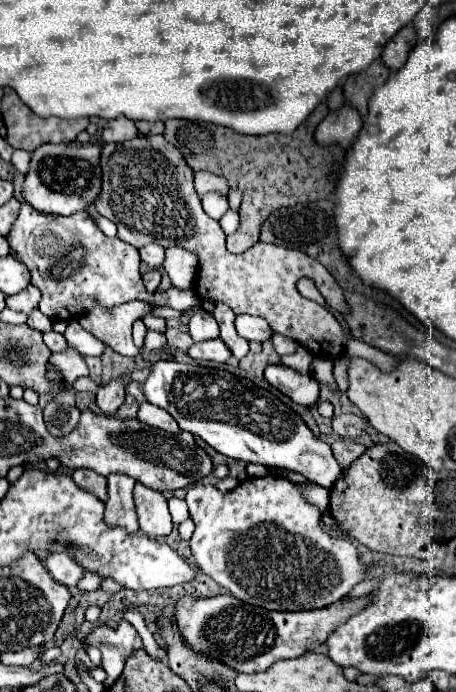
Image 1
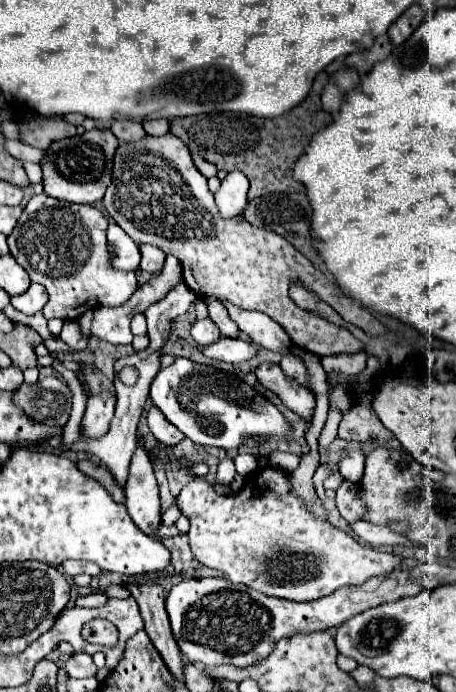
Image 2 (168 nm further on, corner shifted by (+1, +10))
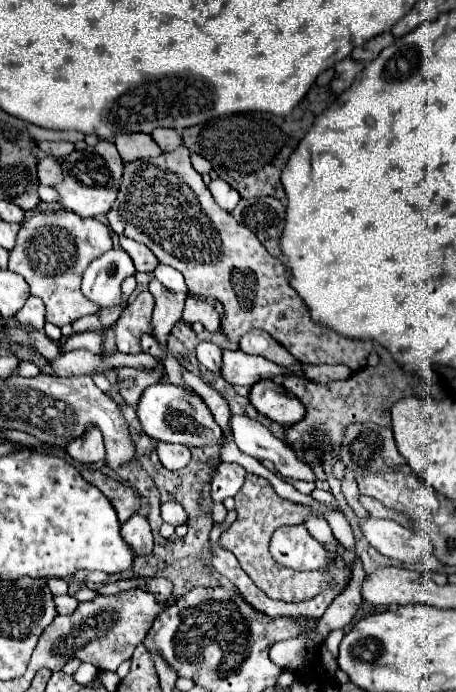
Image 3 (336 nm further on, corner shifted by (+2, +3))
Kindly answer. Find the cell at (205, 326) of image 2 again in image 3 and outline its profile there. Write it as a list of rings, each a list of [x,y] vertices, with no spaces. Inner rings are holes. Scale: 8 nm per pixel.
[[[210,341],[198,343],[198,347],[196,347],[196,357],[198,357],[198,361],[200,361],[206,369],[210,369],[210,371],[214,371],[214,373],[220,373],[222,349],[220,349],[218,345],[214,345],[214,343],[210,343]]]

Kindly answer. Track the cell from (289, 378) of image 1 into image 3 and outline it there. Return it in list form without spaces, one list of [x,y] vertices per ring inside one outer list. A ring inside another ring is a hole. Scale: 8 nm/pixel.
[[[262,379],[252,385],[250,403],[276,423],[294,425],[304,419],[304,405],[300,405],[300,399],[292,397],[292,393],[272,379]]]

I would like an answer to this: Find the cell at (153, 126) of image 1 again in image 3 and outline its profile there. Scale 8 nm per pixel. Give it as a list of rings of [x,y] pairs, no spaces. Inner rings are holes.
[[[154,129],[150,135],[162,151],[174,151],[182,145],[182,137],[174,129]]]

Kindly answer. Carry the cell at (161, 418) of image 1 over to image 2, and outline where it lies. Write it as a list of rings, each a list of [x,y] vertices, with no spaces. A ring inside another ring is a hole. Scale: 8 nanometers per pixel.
[[[155,406],[147,414],[147,422],[149,422],[149,428],[151,428],[153,436],[163,446],[177,446],[183,440],[183,434],[173,424],[165,422],[165,416]]]

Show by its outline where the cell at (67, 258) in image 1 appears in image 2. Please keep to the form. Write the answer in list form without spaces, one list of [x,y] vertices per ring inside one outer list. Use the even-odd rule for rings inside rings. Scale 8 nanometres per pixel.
[[[37,194],[27,202],[7,242],[11,256],[27,270],[31,282],[47,288],[49,302],[43,310],[45,318],[77,320],[89,308],[121,306],[137,290],[133,272],[109,270],[105,232],[107,218],[95,206],[71,204],[47,194]]]

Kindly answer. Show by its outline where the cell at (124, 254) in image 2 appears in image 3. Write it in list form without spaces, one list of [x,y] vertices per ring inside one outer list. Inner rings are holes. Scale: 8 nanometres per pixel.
[[[112,247],[108,253],[90,263],[82,279],[82,293],[100,307],[112,307],[120,303],[120,283],[136,275],[132,259],[124,249]]]

